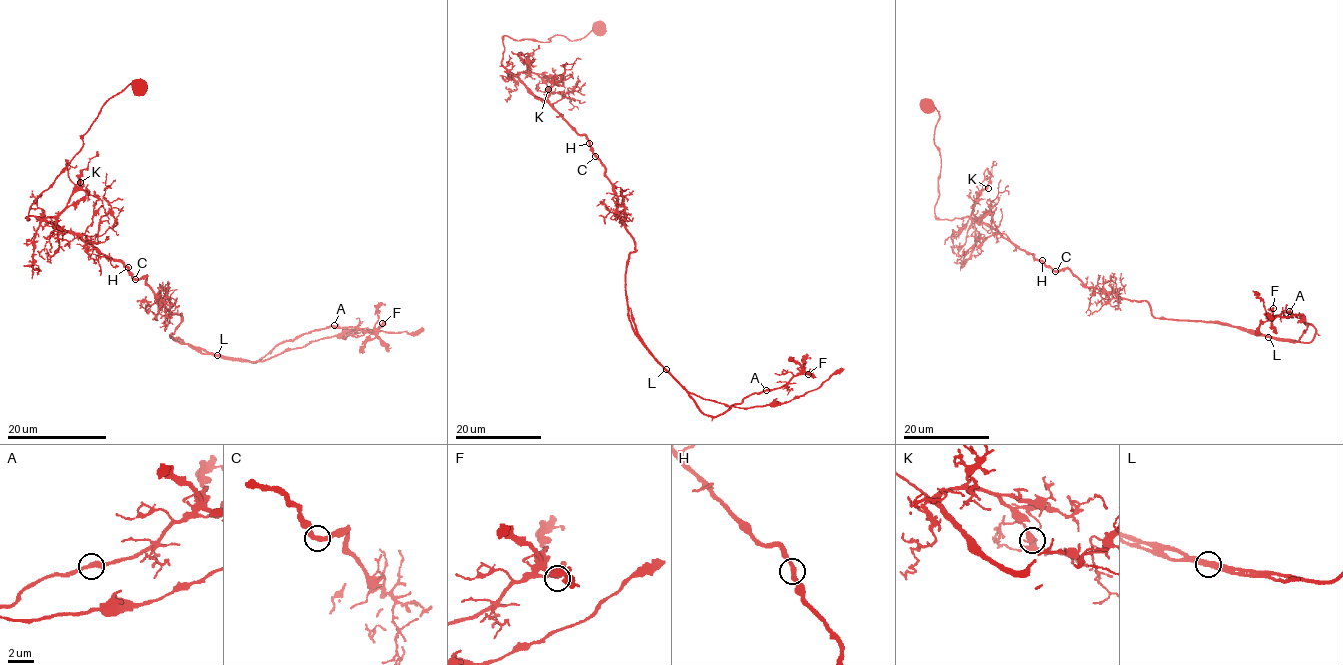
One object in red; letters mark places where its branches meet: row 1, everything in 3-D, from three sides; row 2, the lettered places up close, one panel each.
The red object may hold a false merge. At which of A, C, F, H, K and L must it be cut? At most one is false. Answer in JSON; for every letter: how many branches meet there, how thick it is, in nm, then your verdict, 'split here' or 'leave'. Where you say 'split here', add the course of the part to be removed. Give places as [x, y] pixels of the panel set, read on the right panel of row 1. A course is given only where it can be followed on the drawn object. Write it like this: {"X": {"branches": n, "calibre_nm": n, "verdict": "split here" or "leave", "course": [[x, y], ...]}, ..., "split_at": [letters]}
{"A": {"branches": 2, "calibre_nm": 380, "verdict": "leave"}, "C": {"branches": 2, "calibre_nm": 360, "verdict": "leave"}, "F": {"branches": 2, "calibre_nm": 380, "verdict": "leave"}, "H": {"branches": 2, "calibre_nm": 340, "verdict": "leave"}, "K": {"branches": 2, "calibre_nm": 360, "verdict": "leave"}, "L": {"branches": 2, "calibre_nm": 360, "verdict": "split here", "course": [[1268, 336], [1297, 342], [1306, 330], [1301, 315], [1272, 317], [1268, 313]]}, "split_at": ["L"]}

